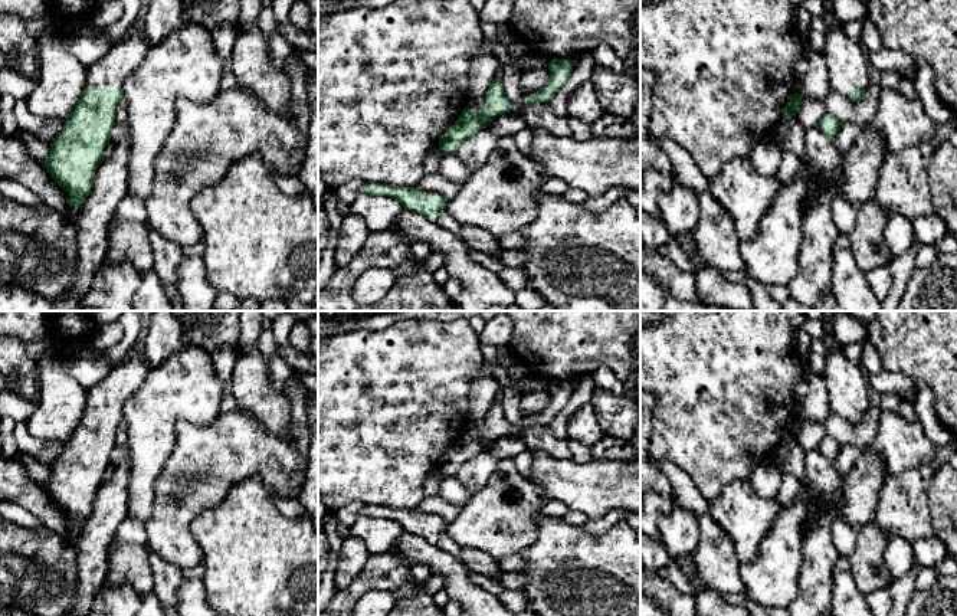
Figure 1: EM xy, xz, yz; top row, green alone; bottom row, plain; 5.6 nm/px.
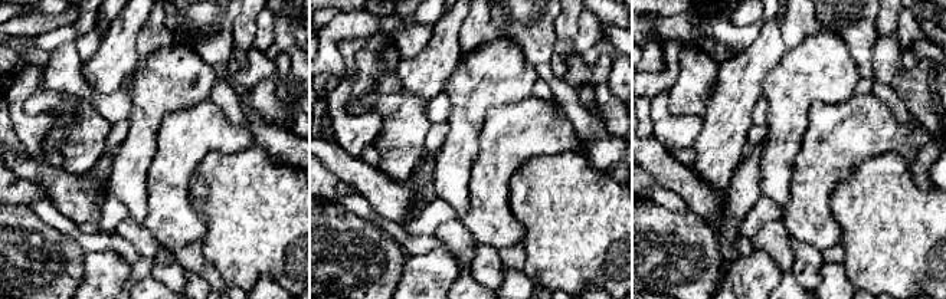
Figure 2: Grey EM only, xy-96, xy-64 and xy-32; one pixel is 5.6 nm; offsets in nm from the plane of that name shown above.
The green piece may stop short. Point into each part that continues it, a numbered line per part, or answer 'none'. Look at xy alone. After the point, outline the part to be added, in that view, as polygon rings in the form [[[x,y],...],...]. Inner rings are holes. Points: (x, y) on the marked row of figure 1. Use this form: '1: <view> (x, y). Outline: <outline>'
1: xy (123, 58). Outline: [[[131,24],[121,40],[88,66],[85,89],[124,89],[124,82],[141,65],[150,46],[137,24]]]

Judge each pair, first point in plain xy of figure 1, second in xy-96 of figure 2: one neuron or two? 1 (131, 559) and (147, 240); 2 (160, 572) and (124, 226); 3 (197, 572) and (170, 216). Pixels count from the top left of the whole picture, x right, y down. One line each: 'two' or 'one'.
1: one
2: two
3: two

